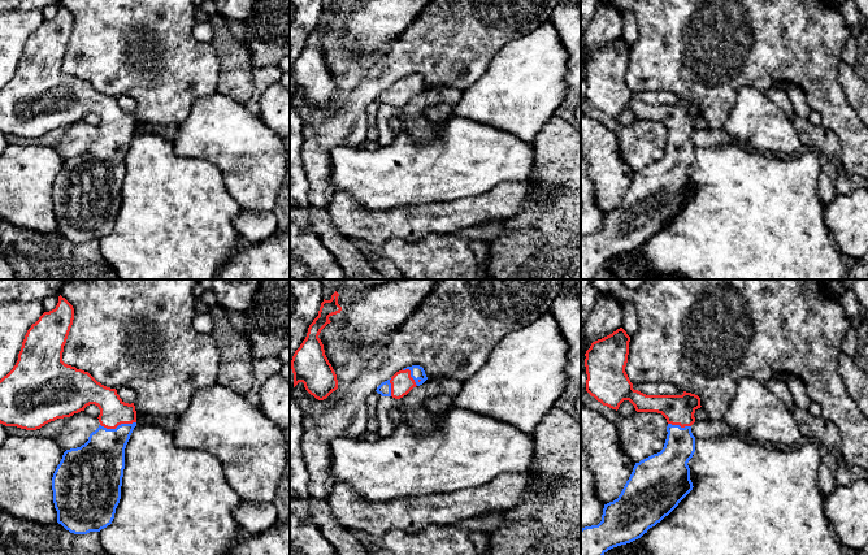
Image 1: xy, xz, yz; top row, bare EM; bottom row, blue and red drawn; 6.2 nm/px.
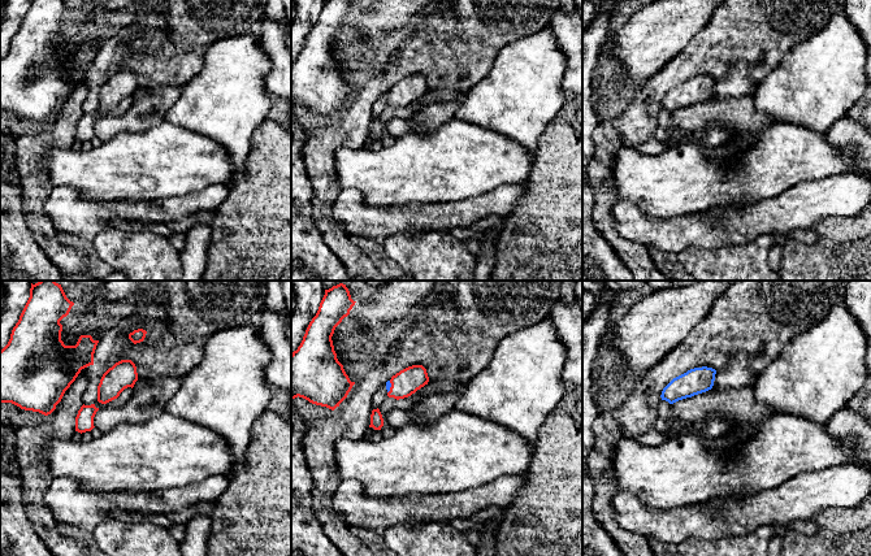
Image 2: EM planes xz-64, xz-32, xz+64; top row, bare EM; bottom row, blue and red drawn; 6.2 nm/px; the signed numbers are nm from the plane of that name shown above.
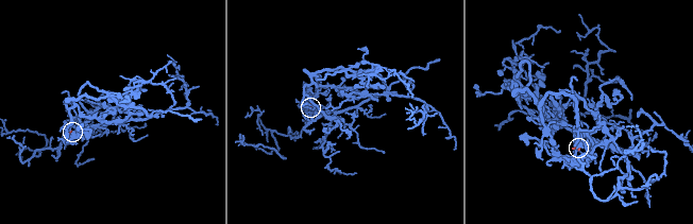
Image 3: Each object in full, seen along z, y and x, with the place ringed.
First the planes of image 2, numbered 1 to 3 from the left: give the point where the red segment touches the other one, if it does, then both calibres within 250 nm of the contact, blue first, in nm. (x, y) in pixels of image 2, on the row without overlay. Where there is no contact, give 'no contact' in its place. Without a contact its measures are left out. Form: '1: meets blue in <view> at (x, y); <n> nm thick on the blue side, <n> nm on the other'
1: no contact
2: meets blue in xz-32 at (390, 95); 30 nm thick on the blue side, 160 nm on the other
3: no contact

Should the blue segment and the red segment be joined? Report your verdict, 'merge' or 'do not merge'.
merge

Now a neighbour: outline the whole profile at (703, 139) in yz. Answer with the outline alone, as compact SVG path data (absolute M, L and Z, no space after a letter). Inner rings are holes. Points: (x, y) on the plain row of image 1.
M721 129L721 130L695 130L691 134L691 142L695 146L695 148L699 149L708 149L708 148L716 148L721 147L726 143L730 143L733 139L729 136L729 134Z

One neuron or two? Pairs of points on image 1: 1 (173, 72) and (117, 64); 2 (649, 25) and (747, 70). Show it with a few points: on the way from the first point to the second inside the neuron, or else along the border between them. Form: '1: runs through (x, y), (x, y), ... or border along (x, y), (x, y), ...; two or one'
1: runs through (159, 63), (131, 61); one
2: runs through (676, 25), (681, 25), (695, 39), (730, 43); one

